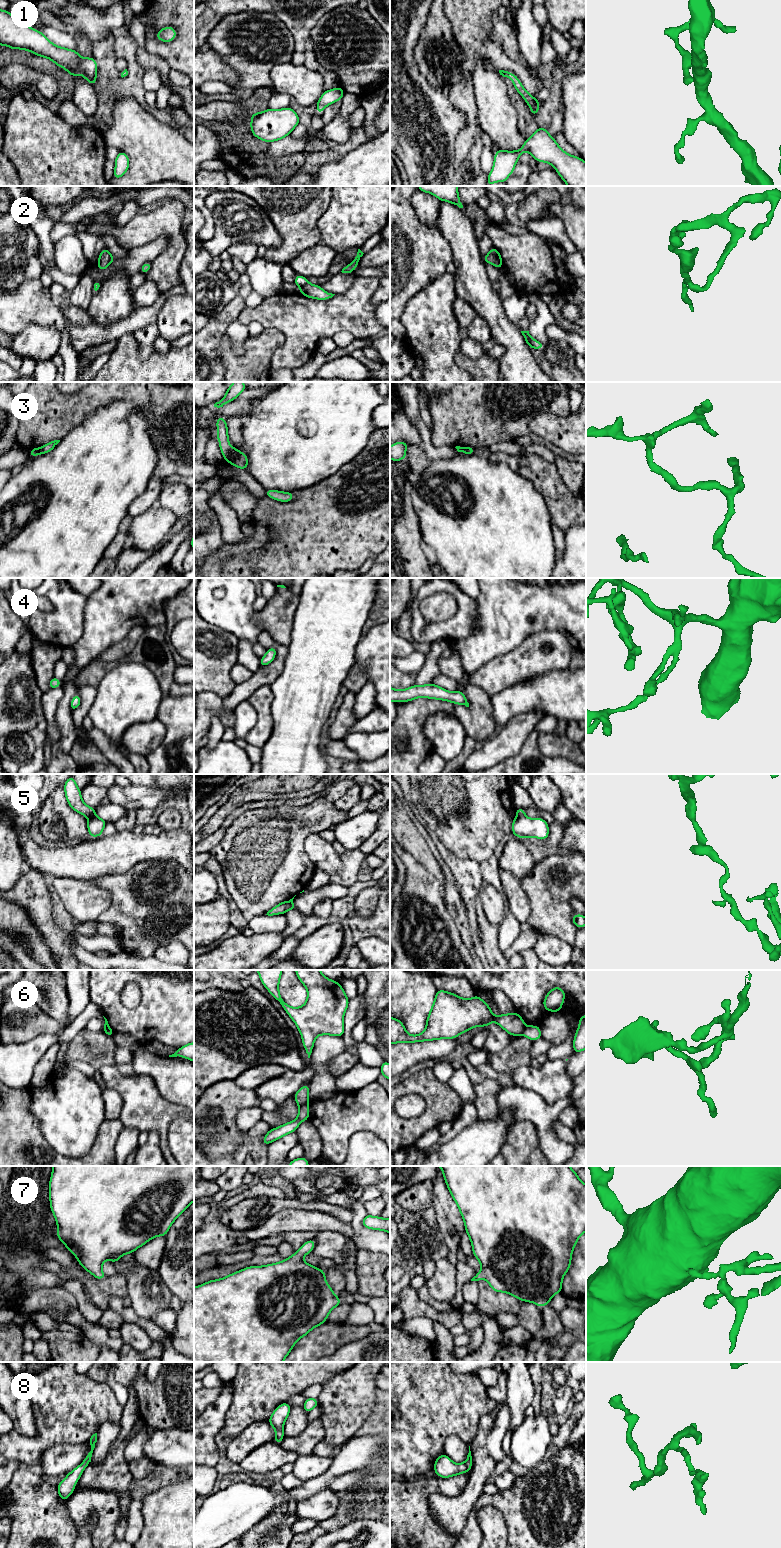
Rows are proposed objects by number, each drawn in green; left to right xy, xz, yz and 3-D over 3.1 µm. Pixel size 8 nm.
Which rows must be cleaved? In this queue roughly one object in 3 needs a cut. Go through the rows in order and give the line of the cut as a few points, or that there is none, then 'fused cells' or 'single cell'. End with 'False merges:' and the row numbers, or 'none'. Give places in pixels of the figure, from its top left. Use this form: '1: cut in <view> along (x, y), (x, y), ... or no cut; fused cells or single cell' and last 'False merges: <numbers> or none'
1: no cut; single cell
2: cut in xz along (307, 282), (300, 288); fused cells
3: cut in xz along (238, 451), (232, 463); fused cells
4: no cut; single cell
5: cut in xz along (286, 901), (287, 910); fused cells
6: cut in xz along (308, 1102), (299, 1106); fused cells
7: no cut; single cell
8: no cut; single cell
False merges: 2, 3, 5, 6

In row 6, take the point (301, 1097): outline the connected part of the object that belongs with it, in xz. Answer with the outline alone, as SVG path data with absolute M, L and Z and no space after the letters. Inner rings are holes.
M309 1083L302 1086L294 1094L294 1099L299 1106L309 1103Z

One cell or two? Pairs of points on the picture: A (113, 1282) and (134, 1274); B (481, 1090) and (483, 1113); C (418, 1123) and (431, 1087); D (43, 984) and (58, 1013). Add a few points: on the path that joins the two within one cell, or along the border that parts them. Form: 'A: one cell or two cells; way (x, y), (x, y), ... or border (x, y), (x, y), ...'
A: two cells; border (117, 1272), (126, 1279), (128, 1295)
B: one cell; way (483, 1096), (483, 1107)
C: one cell; way (427, 1114), (431, 1110), (431, 1096)
D: one cell; way (48, 991), (56, 1006)

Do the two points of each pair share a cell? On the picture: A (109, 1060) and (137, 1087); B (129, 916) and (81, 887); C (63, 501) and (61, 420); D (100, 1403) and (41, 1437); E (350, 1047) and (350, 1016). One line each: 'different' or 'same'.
A: different
B: different
C: different
D: same
E: same

